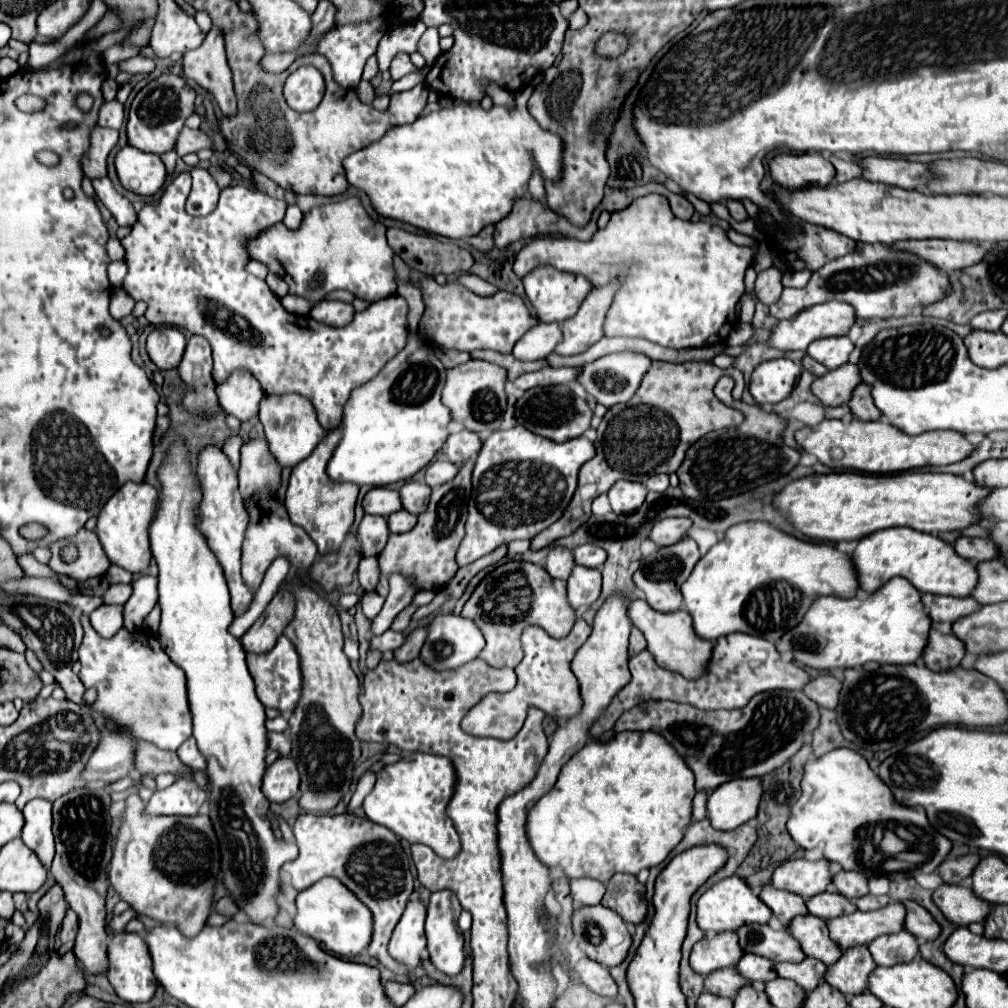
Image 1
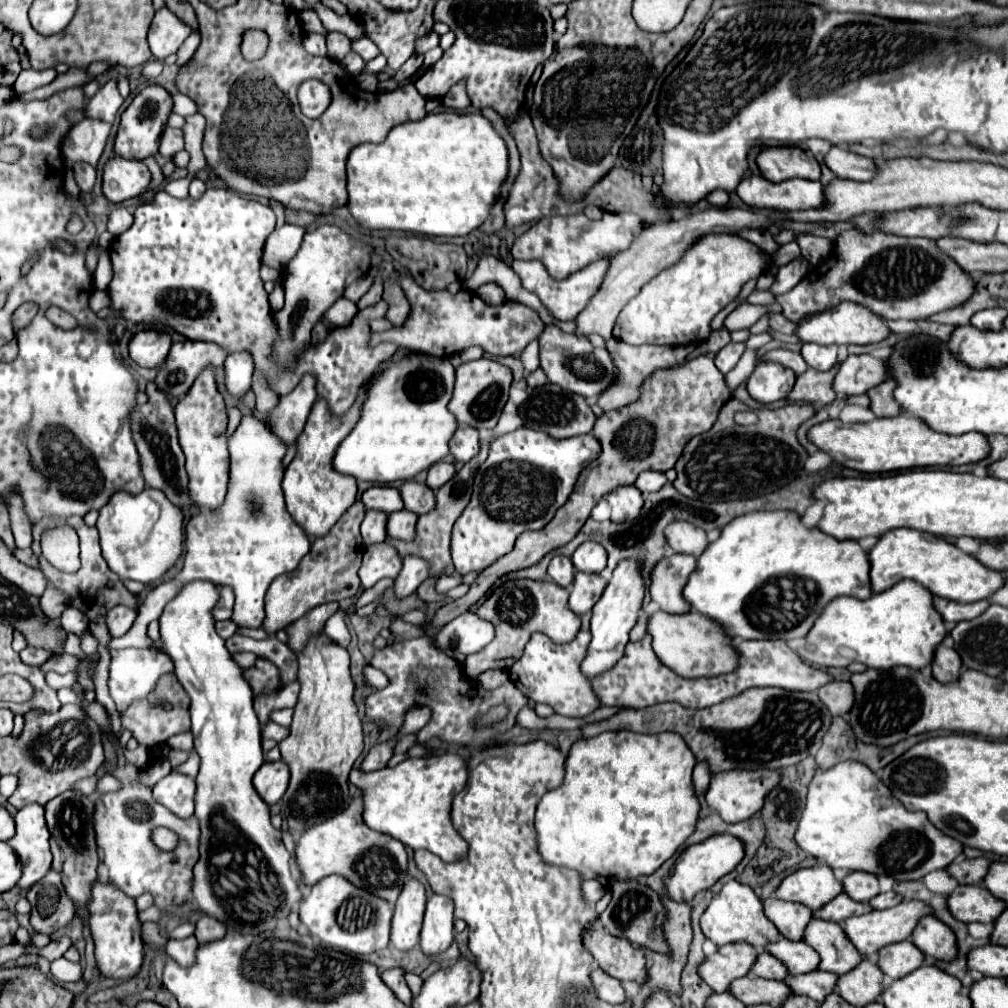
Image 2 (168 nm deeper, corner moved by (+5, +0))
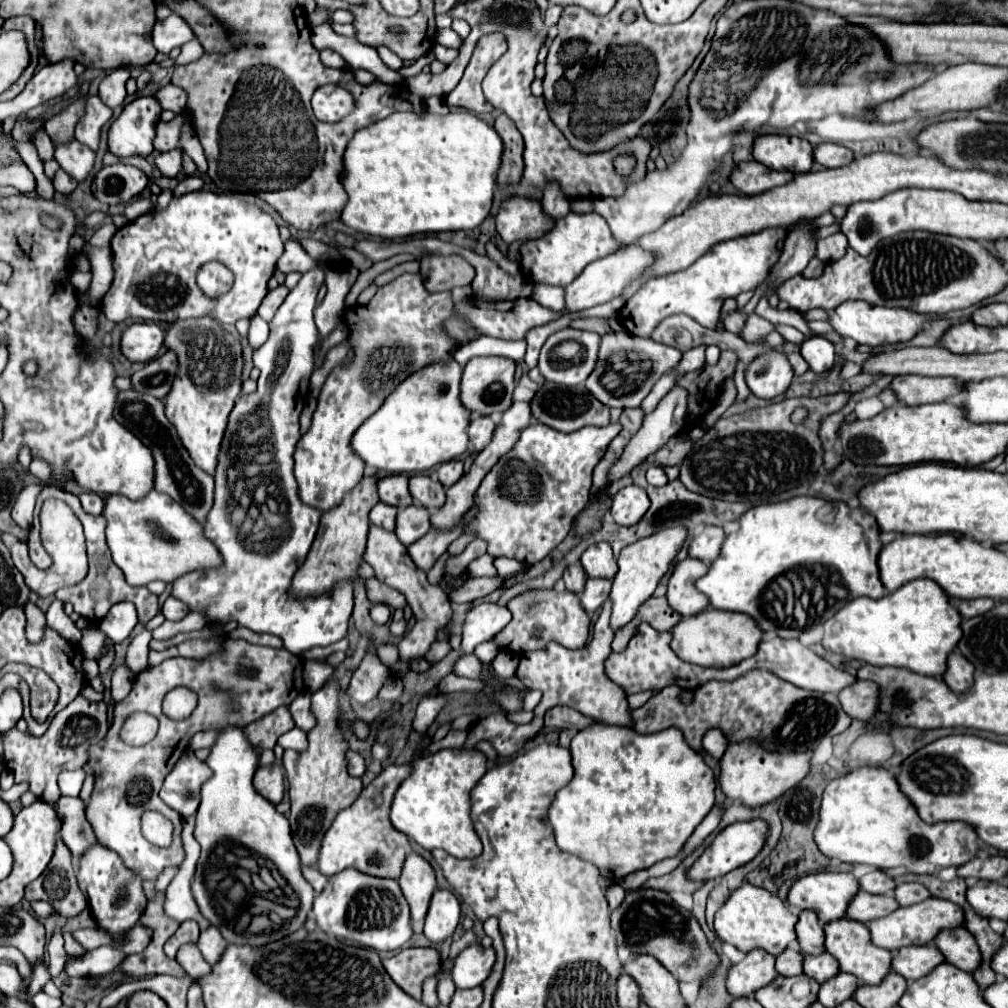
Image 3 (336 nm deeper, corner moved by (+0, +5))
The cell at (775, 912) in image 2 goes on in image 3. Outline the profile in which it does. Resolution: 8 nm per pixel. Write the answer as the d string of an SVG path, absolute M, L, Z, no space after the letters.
M802 911L796 923L798 943L806 955L822 955L824 947L824 929L818 923L818 917L812 911Z

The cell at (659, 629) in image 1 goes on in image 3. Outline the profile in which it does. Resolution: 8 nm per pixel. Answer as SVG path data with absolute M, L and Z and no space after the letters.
M706 609L698 615L684 617L672 629L672 647L680 659L688 663L696 663L702 667L732 667L758 651L758 643L762 641L762 629L750 619L746 613L730 613Z

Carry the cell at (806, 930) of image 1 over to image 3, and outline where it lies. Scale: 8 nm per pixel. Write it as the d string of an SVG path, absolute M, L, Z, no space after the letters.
M838 919L824 925L824 933L826 933L826 951L840 963L840 969L844 973L856 975L860 983L880 985L884 977L892 971L892 953L882 947L876 947L870 941L870 929L866 927L866 923L852 919Z

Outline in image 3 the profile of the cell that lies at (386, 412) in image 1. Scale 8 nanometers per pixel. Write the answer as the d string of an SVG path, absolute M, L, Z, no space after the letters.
M450 359L446 363L434 363L410 375L398 389L384 401L382 409L378 409L370 419L366 419L352 437L352 447L360 455L360 459L376 469L386 469L388 473L416 473L426 471L434 465L452 461L468 451L468 423L470 411L460 401L460 377L462 367Z

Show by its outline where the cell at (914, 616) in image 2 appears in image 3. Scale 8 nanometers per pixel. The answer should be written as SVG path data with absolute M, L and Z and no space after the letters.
M916 579L882 599L858 597L824 623L824 647L846 659L866 661L876 667L906 667L918 675L942 675L948 655L956 649L962 617L950 605L944 589L930 579Z

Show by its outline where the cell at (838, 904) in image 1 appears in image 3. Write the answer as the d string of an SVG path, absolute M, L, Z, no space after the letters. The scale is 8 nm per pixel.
M860 891L852 899L846 917L860 921L860 923L868 923L868 921L874 921L874 919L894 913L898 907L900 905L892 895L870 895L866 891Z

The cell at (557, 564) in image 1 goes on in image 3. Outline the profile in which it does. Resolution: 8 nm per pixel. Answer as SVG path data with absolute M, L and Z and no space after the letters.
M570 565L566 571L564 571L564 583L566 583L566 589L580 595L584 591L584 583L586 583L586 573L580 565Z

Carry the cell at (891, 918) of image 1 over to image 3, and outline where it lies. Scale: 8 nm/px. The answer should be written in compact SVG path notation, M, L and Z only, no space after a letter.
M930 897L922 903L916 905L908 905L908 907L900 907L898 911L894 911L892 915L874 919L868 923L870 933L872 933L872 943L878 947L884 947L892 953L900 951L902 947L910 947L910 945L928 945L934 941L934 937L942 931L942 929L956 929L964 925L964 911L960 905L952 903L952 901L944 901L938 897Z

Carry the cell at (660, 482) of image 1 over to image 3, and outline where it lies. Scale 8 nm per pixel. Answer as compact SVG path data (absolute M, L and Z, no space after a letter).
M650 467L650 469L646 471L646 479L648 479L648 483L650 483L650 485L658 485L658 487L668 483L666 473L664 473L664 469L662 469L662 467Z

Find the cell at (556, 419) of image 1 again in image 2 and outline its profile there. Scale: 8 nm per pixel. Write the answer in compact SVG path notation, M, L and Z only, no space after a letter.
M551 382L541 388L533 388L533 390L535 392L529 392L529 398L519 406L519 416L521 416L525 428L541 430L557 440L579 436L579 434L589 434L593 430L597 416L593 414L593 410L589 408L589 404L585 402L583 396L567 392Z

